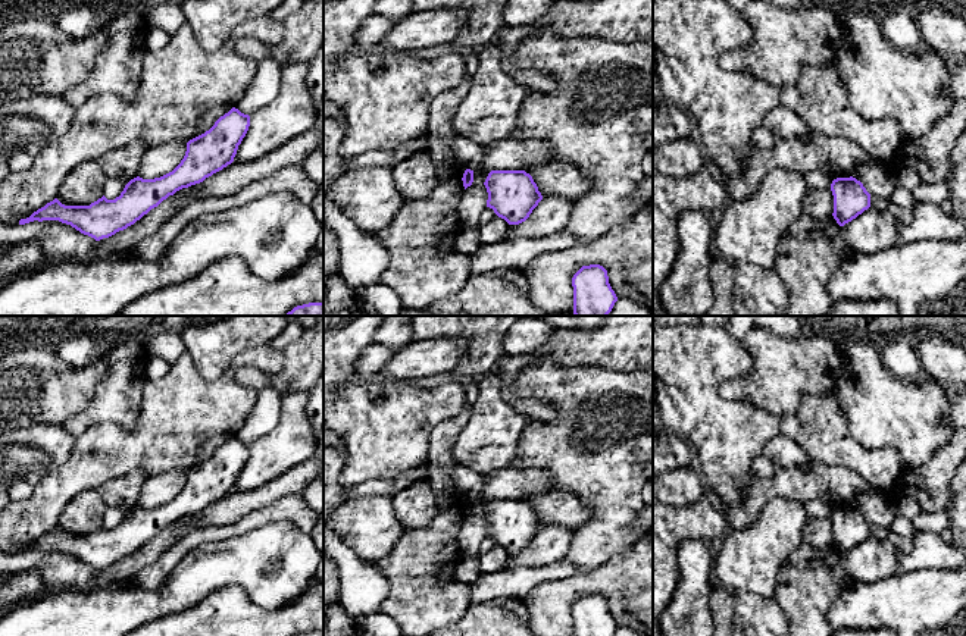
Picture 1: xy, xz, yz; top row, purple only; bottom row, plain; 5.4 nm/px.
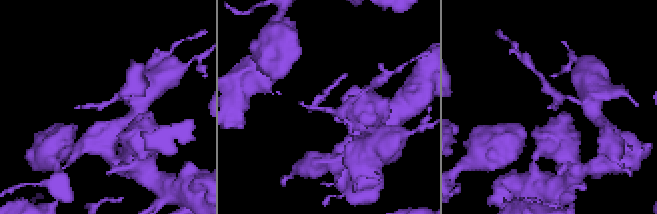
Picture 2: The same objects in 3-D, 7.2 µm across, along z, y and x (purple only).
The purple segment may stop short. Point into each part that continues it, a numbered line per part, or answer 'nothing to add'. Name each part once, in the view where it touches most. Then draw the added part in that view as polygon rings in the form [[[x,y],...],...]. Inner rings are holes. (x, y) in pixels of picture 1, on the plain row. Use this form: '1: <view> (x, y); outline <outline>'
nothing to add

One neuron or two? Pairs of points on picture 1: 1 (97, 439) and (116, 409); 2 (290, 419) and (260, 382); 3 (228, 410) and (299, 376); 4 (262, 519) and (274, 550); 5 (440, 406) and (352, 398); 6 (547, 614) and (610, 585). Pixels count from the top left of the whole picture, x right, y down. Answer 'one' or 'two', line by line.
1: two
2: two
3: two
4: two
5: one
6: one

